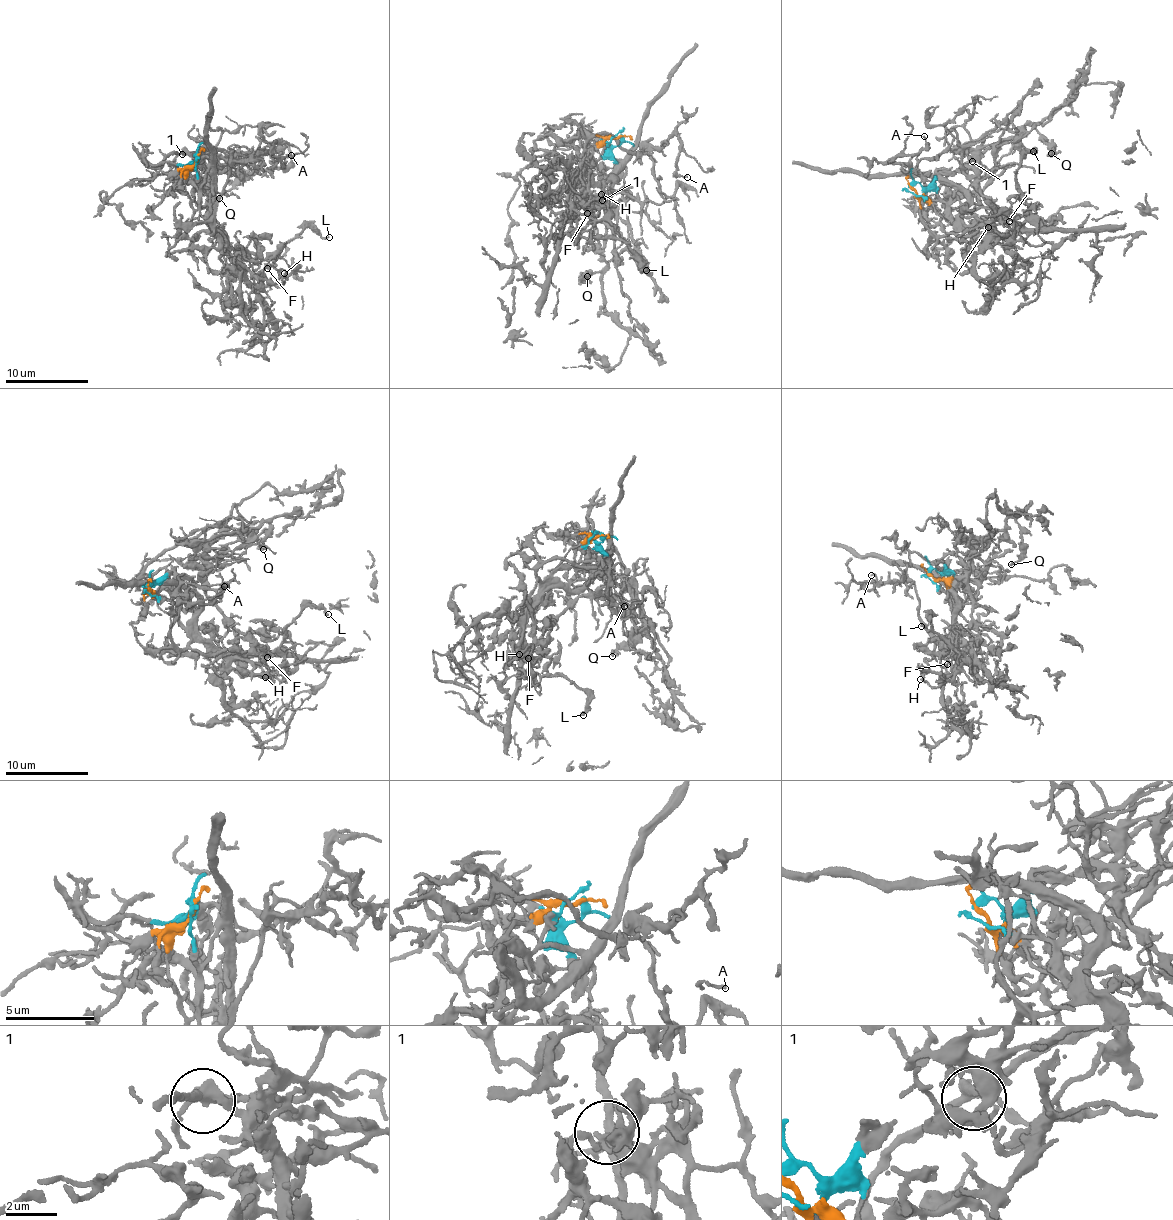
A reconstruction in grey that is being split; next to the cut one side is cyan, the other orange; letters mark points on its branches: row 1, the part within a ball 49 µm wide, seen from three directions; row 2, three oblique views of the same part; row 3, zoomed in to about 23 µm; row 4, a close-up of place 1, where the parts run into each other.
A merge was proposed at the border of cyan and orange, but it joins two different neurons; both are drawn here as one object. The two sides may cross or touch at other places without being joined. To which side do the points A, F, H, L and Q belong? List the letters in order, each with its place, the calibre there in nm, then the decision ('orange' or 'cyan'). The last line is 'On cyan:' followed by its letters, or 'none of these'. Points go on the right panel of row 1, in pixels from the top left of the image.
A: (924, 136) | 160 nm | cyan
F: (1009, 221) | 100 nm | cyan
H: (988, 227) | 130 nm | cyan
L: (1033, 151) | 180 nm | cyan
Q: (1051, 153) | 280 nm | orange
On cyan: A, F, H, L

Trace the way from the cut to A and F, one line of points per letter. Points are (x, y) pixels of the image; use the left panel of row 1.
A: (198, 155), (202, 218), (214, 230), (216, 202), (231, 164), (256, 159), (263, 151), (284, 165), (291, 155)
F: (198, 155), (195, 162), (202, 215), (226, 253), (253, 253), (269, 264), (267, 268)

